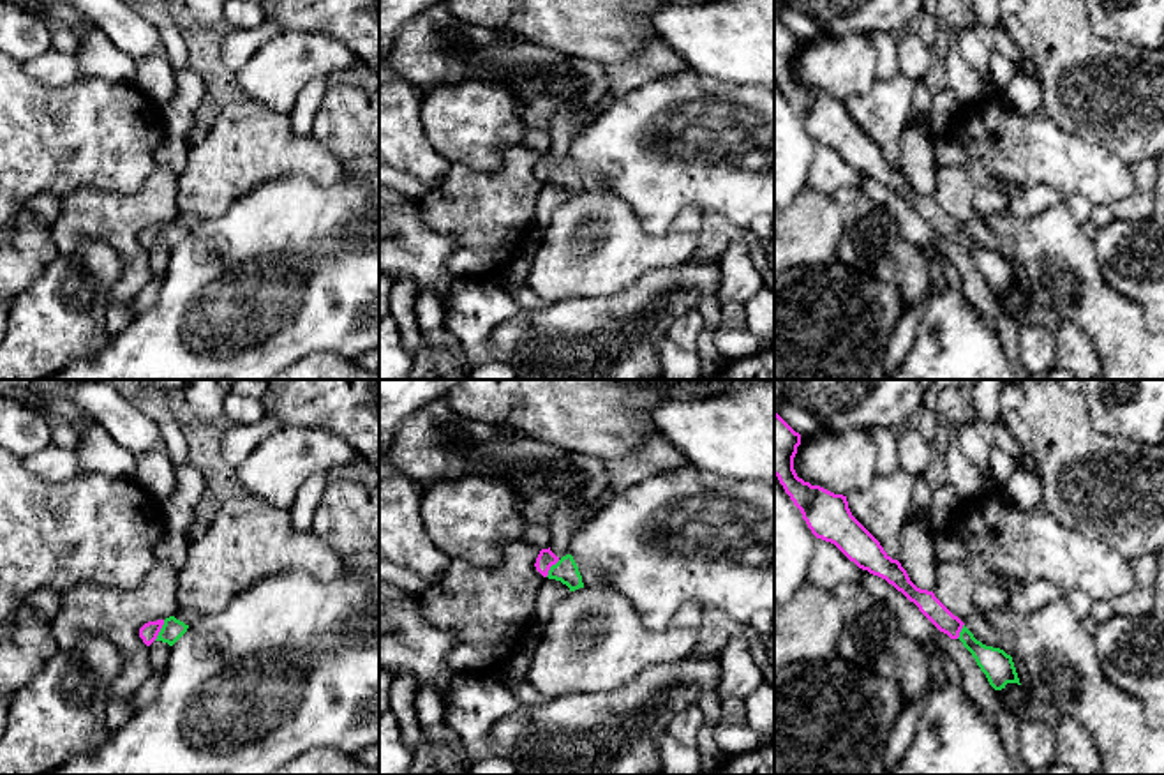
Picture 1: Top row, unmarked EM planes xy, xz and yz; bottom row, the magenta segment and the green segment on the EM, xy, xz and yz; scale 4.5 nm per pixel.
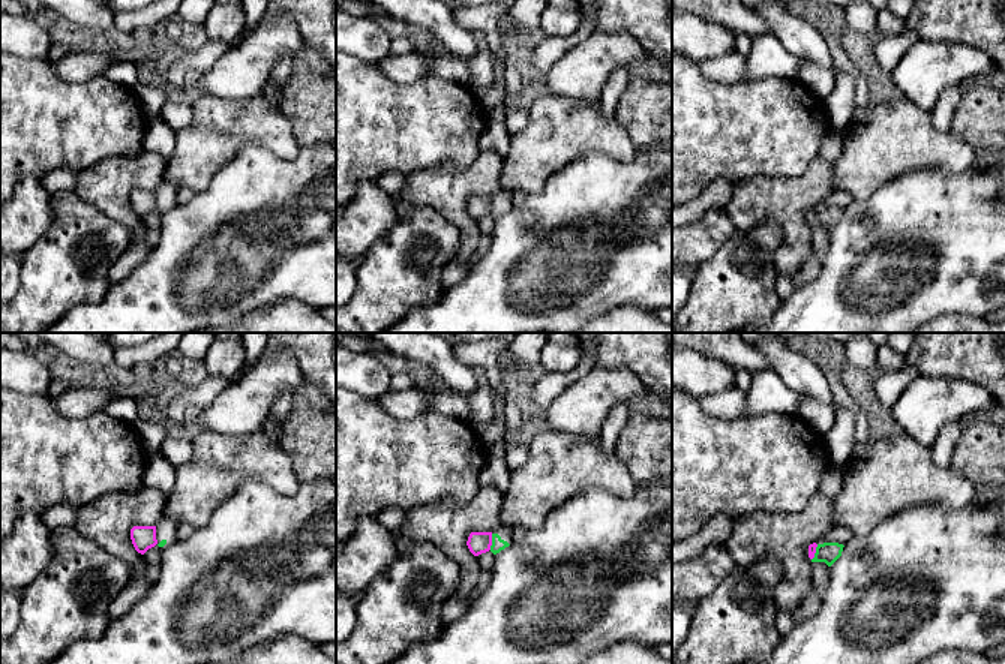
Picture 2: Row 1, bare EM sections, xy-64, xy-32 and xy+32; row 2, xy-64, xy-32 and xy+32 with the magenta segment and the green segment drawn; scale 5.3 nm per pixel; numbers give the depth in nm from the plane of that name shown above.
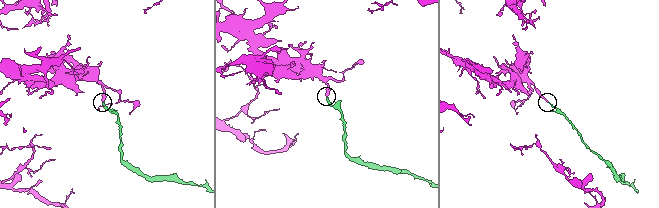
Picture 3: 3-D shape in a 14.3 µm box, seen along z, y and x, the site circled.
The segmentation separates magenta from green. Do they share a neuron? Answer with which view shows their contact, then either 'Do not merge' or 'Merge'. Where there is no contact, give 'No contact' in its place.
Touches magenta in xy. Merge

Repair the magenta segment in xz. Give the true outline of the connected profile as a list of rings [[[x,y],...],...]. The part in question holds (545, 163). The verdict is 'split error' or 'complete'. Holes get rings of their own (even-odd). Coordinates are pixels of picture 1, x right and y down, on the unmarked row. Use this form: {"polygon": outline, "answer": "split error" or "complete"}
{"polygon": [[[550,152],[541,154],[534,171],[543,182],[556,184],[566,189],[570,196],[584,192],[582,180],[571,159],[566,159],[559,164],[550,155]]], "answer": "split error"}

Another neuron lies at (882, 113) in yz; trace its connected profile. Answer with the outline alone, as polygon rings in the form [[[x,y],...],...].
[[[899,74],[877,79],[864,95],[847,99],[852,120],[880,147],[887,161],[899,162],[901,136],[912,113],[915,81]]]

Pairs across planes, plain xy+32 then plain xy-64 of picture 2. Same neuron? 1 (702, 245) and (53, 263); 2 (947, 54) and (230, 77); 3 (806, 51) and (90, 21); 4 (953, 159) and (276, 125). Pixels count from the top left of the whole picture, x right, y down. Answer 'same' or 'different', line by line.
1: different
2: same
3: same
4: same

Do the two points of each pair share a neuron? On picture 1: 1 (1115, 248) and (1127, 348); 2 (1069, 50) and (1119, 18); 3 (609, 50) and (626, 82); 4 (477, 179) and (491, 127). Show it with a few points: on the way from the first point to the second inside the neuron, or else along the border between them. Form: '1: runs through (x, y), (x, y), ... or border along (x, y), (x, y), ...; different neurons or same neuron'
1: border along (1097, 258), (1103, 278), (1134, 300), (1145, 320); different neurons
2: border along (1087, 18), (1101, 36), (1136, 48); different neurons
3: border along (651, 39), (641, 52), (604, 66); different neurons
4: border along (512, 147), (505, 150), (498, 170), (452, 165); different neurons

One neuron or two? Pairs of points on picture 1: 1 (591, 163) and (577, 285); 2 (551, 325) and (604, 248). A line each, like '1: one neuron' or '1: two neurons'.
1: two neurons
2: two neurons

